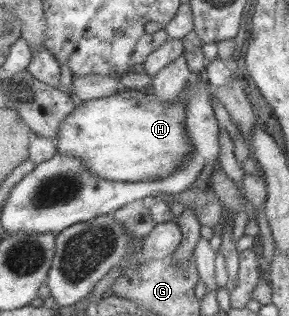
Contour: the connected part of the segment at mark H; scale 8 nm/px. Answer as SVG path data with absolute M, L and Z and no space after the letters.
M186 86L174 102L158 102L156 94L132 90L104 98L86 100L77 106L56 133L57 152L86 160L86 168L96 176L124 182L148 182L176 171L194 149L186 134L186 101L192 86Z

